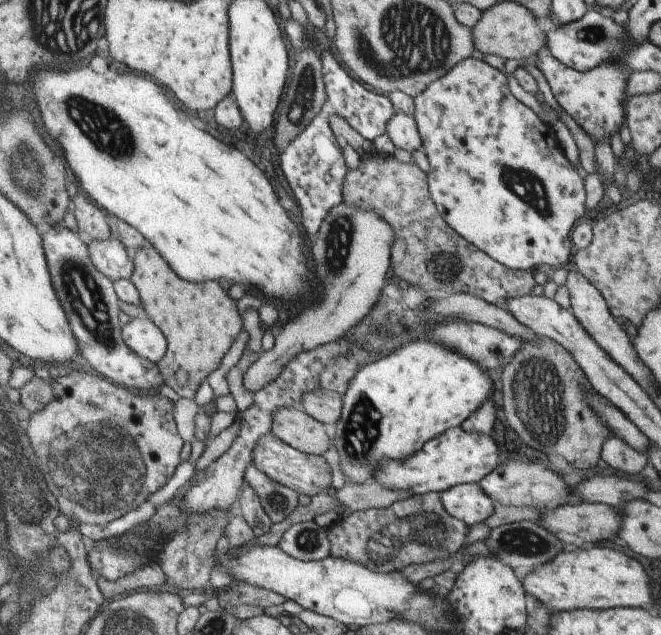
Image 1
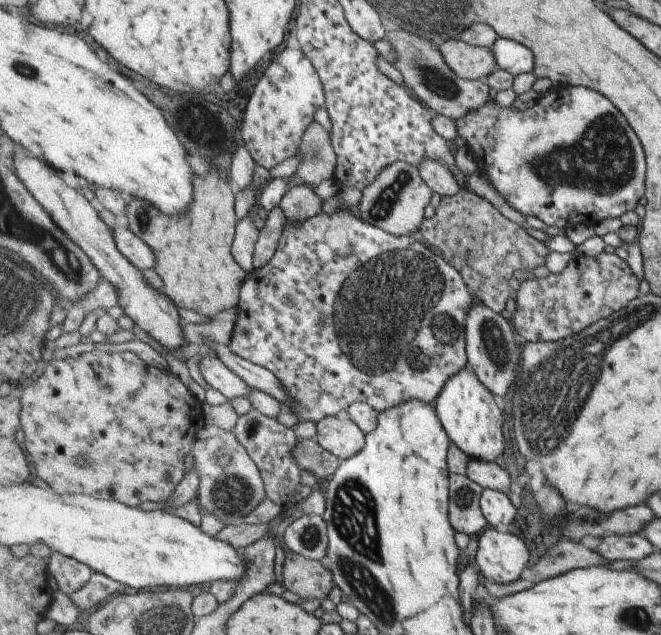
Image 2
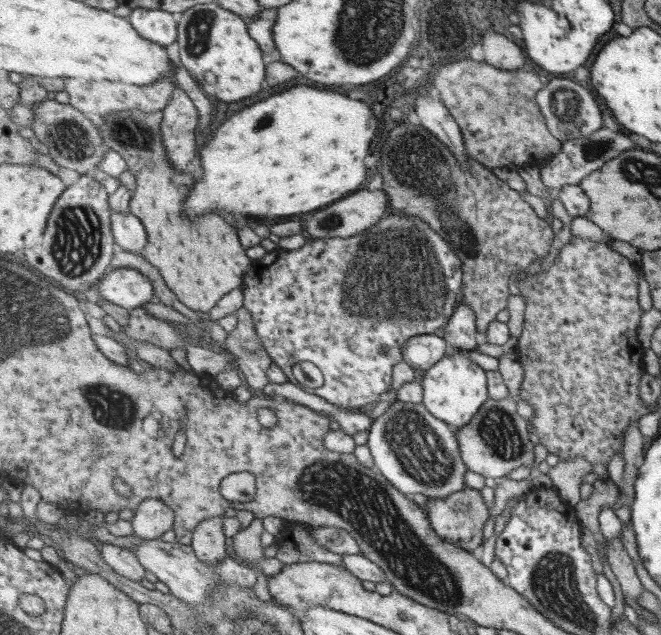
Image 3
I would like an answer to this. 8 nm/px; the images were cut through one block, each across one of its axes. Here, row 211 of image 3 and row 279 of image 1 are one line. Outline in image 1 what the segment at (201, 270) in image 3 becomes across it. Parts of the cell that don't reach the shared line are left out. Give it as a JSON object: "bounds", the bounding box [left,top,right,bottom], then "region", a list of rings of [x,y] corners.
{"bounds":[130,241,244,399],"region":[[[148,241],[143,244],[143,248],[139,246],[139,250],[133,253],[133,259],[135,272],[130,279],[141,294],[145,315],[157,324],[168,340],[167,354],[158,362],[161,374],[164,374],[166,384],[180,397],[194,399],[207,376],[219,368],[219,364],[224,361],[244,330],[241,312],[219,282],[191,282],[181,278],[165,260],[164,255]]]}

